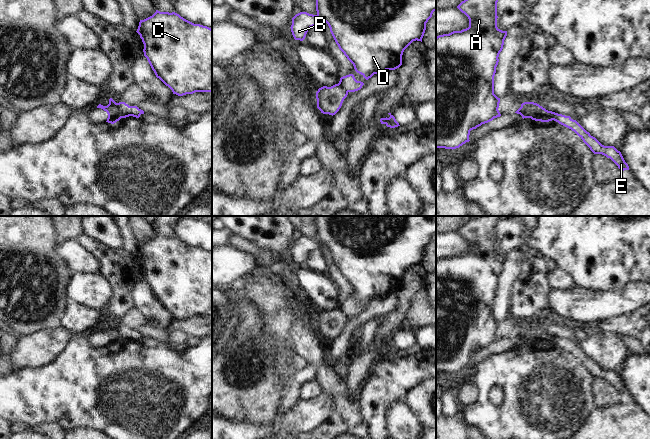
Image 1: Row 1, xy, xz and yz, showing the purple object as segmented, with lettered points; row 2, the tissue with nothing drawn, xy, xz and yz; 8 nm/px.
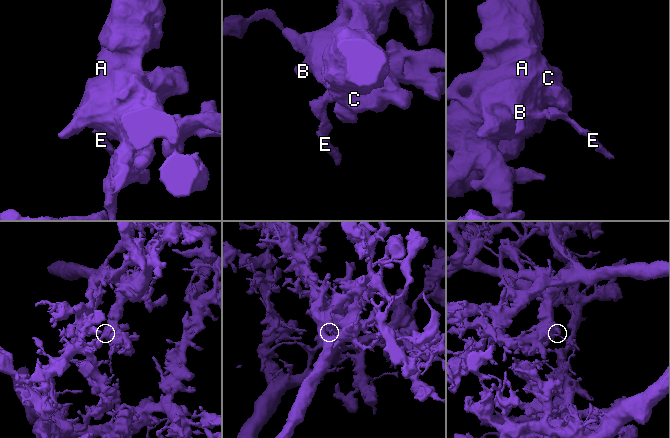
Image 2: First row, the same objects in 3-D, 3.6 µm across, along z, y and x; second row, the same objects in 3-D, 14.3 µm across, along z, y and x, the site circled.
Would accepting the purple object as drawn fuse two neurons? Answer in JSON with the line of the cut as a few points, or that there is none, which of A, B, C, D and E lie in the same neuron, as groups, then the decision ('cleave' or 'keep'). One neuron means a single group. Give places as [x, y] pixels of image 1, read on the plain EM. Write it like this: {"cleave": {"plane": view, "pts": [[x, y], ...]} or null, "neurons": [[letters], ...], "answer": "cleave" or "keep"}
{"cleave": {"plane": "yz", "pts": [[533, 326], [530, 341]]}, "neurons": [["A", "B", "C", "D"], ["E"]], "answer": "cleave"}

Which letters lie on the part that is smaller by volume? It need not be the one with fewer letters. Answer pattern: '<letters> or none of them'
E.

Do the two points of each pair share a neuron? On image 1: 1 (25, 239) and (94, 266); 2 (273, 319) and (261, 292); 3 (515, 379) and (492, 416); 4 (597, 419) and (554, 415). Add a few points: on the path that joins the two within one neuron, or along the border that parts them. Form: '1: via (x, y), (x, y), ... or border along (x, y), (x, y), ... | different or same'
1: border along (58, 240), (57, 254), (71, 271) | different
2: via (273, 312), (273, 304), (268, 299) | same
3: via (513, 390), (513, 401), (503, 411) | same
4: border along (594, 406), (586, 421), (579, 428) | different

